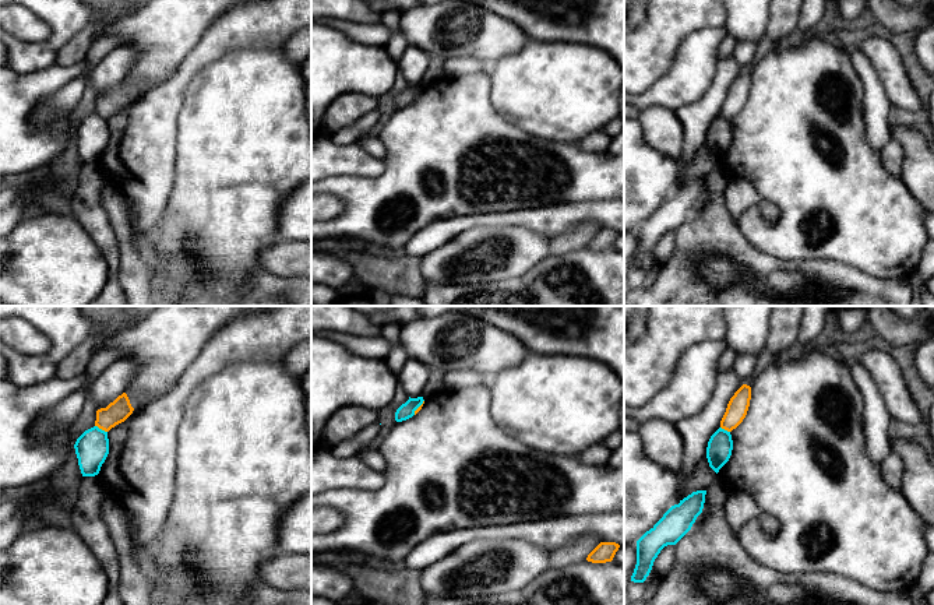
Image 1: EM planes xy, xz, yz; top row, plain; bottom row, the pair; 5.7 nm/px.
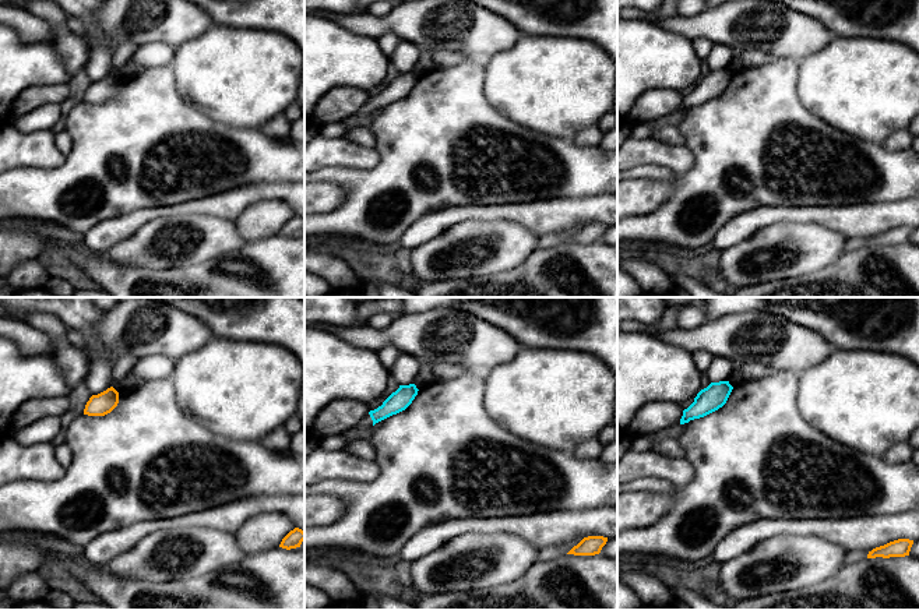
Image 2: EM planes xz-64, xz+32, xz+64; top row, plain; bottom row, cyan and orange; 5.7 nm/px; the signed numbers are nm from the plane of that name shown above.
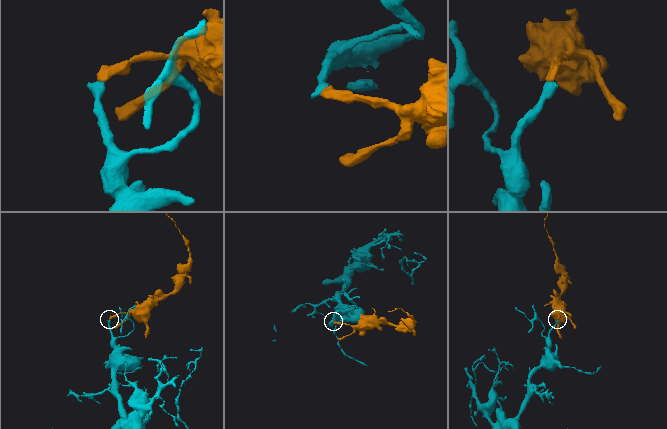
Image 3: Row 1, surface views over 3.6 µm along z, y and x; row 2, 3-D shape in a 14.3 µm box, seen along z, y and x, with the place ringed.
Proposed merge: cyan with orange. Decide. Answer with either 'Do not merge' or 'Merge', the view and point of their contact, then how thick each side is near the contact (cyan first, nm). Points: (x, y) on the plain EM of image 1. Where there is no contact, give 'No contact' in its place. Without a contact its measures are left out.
Do not merge. Touches cyan at xy (101, 116). Thickness 190 nm (cyan) against 130 nm

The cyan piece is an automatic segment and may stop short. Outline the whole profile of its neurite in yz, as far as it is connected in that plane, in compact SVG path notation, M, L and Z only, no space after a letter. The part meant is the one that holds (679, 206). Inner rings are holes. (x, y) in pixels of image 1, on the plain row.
M697 177L672 193L663 204L637 228L637 252L631 268L644 270L653 249L667 232L676 232L702 200L706 177Z

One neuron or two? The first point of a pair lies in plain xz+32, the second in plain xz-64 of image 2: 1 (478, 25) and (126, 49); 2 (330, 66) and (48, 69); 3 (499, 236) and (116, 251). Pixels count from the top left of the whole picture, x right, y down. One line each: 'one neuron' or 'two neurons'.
1: two neurons
2: one neuron
3: one neuron

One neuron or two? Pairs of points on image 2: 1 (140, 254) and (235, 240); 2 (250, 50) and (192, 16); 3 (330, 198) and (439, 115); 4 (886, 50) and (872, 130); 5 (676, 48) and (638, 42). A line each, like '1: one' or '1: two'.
1: one
2: two
3: two
4: one
5: one

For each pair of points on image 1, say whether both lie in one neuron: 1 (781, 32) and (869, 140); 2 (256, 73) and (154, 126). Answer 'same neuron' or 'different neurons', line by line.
1: different neurons
2: different neurons

